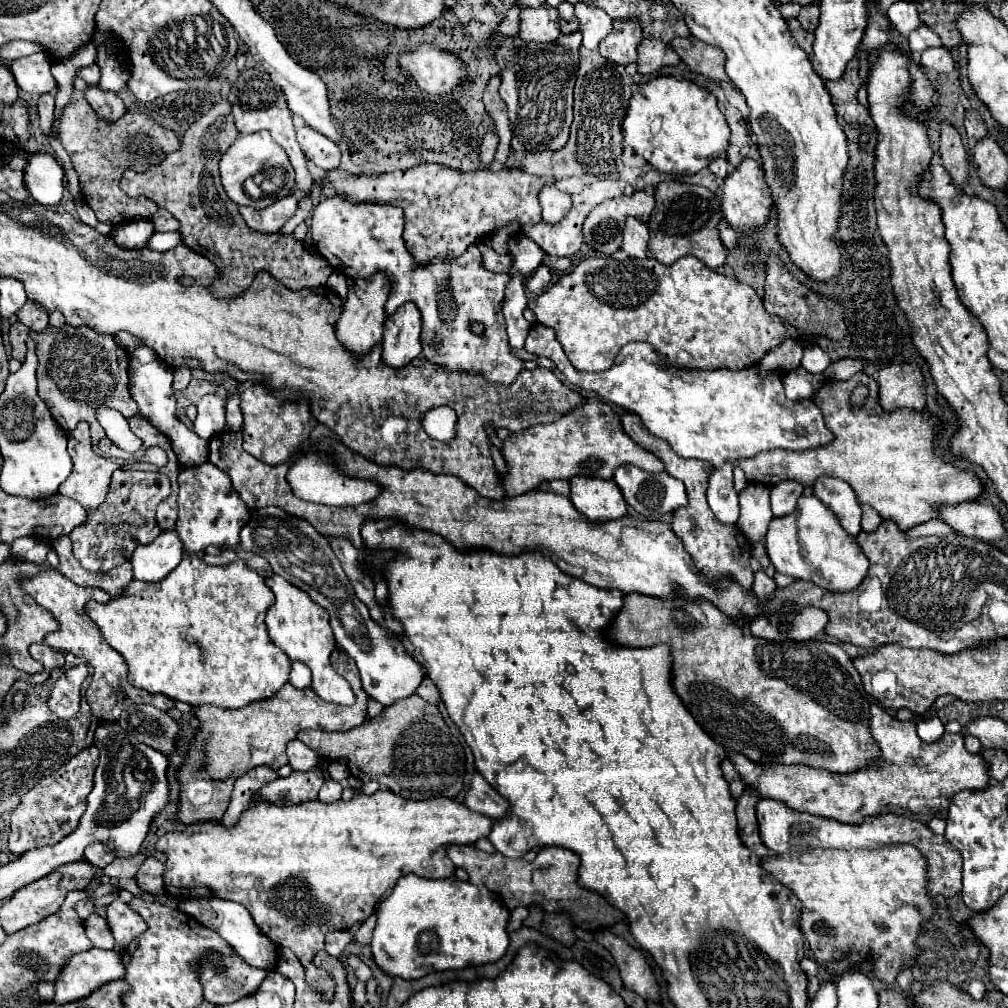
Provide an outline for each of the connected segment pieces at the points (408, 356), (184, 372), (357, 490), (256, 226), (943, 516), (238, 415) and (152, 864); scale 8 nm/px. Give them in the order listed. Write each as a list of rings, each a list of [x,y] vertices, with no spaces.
[[[408,302],[402,304],[396,314],[388,316],[382,334],[382,362],[392,368],[402,368],[420,356],[420,312]]]
[[[178,366],[174,368],[174,388],[176,390],[184,390],[190,382],[192,374],[190,374],[190,368],[188,366]]]
[[[316,454],[302,456],[298,462],[294,462],[288,470],[288,482],[292,486],[294,496],[306,502],[318,502],[318,504],[330,504],[330,506],[350,506],[350,504],[370,502],[380,492],[380,488],[374,482],[354,480],[354,478],[346,478],[338,474],[338,470],[332,466],[332,460],[316,456]]]
[[[286,196],[274,202],[272,206],[266,206],[264,210],[240,206],[240,214],[252,230],[268,234],[268,232],[278,232],[282,224],[296,212],[296,206],[298,206],[298,200],[294,196]]]
[[[962,502],[956,506],[942,504],[936,508],[938,518],[958,534],[976,536],[980,540],[998,540],[1004,536],[1004,526],[998,510],[982,502]]]
[[[231,394],[226,405],[226,428],[228,430],[239,430],[243,423],[243,415],[240,409],[240,395]]]
[[[146,858],[138,872],[136,872],[136,884],[142,892],[146,894],[154,894],[154,896],[162,896],[164,894],[164,882],[162,882],[162,870],[164,864],[158,858]]]

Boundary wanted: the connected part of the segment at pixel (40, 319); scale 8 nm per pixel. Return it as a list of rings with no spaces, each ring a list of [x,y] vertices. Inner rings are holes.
[[[28,300],[18,312],[18,320],[36,332],[42,332],[48,326],[48,310],[42,310],[40,304]]]

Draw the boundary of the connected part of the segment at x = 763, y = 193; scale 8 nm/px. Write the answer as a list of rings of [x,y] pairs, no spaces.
[[[744,158],[742,164],[736,166],[736,170],[728,174],[728,178],[724,180],[720,188],[720,202],[722,202],[722,212],[724,212],[726,222],[734,228],[748,230],[748,228],[762,226],[768,220],[772,212],[772,198],[764,182],[764,172],[756,160]]]

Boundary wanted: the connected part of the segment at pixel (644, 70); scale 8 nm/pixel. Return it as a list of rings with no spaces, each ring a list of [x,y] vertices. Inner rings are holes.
[[[644,38],[638,46],[638,72],[640,74],[652,74],[654,70],[660,70],[662,66],[674,66],[680,58],[672,50],[670,44],[664,44],[662,40],[648,40]]]

